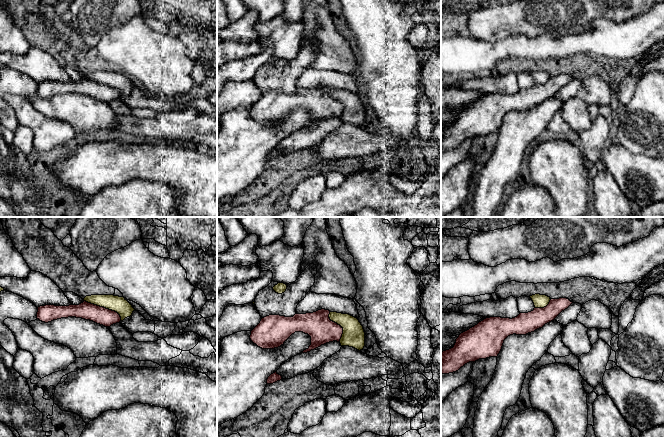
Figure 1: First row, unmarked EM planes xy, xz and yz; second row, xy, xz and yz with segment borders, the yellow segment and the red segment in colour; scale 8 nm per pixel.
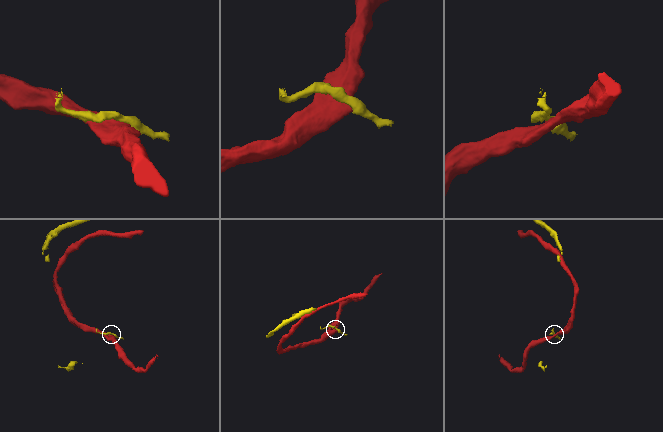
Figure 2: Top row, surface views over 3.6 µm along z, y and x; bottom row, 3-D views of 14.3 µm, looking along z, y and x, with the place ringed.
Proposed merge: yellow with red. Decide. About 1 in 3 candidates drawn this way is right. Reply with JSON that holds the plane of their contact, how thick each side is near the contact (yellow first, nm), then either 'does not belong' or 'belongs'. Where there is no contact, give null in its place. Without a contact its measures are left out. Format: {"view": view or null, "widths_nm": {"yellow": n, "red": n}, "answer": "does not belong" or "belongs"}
{"view": "xy", "widths_nm": {"yellow": 130, "red": 140}, "answer": "does not belong"}

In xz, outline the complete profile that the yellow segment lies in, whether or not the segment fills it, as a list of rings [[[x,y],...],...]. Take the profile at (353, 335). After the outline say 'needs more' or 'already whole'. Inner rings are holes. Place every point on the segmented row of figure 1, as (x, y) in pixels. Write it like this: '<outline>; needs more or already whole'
[[[330,312],[329,318],[343,328],[341,346],[362,350],[365,346],[365,332],[359,320],[349,314]]]; already whole

